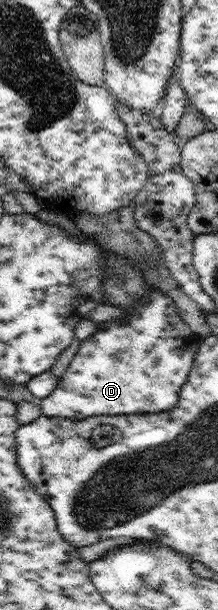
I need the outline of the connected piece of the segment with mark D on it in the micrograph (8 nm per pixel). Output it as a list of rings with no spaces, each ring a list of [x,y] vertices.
[[[149,286],[147,294],[143,296],[143,300],[134,307],[126,309],[125,318],[121,320],[115,319],[104,323],[98,323],[95,334],[92,334],[86,341],[80,343],[79,350],[73,360],[70,362],[69,368],[66,368],[66,373],[58,379],[55,390],[45,398],[39,400],[40,409],[45,416],[58,416],[63,418],[70,418],[71,420],[83,420],[90,416],[99,415],[120,415],[120,414],[139,414],[139,413],[158,413],[161,411],[171,410],[177,403],[179,398],[179,391],[181,387],[188,381],[189,373],[191,372],[195,357],[199,348],[199,343],[202,337],[195,334],[191,327],[183,320],[179,314],[177,307],[173,304],[169,294],[161,292],[155,287]]]

